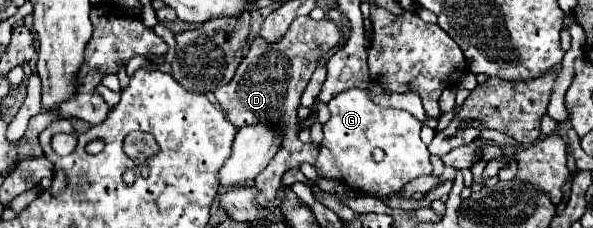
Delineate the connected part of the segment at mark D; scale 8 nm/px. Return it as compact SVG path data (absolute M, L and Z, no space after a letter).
M307 16L295 18L287 30L287 34L279 42L265 42L261 36L257 36L249 48L243 60L239 62L239 68L235 70L235 76L229 84L215 90L215 98L225 110L227 118L237 126L251 126L251 124L265 124L269 128L277 128L281 134L281 146L279 152L273 156L269 166L255 178L255 202L261 208L273 208L275 194L279 192L281 178L289 168L299 168L302 163L315 164L319 146L317 144L303 144L299 140L299 98L315 72L321 56L325 56L333 46L337 46L337 24L331 20L315 22Z

